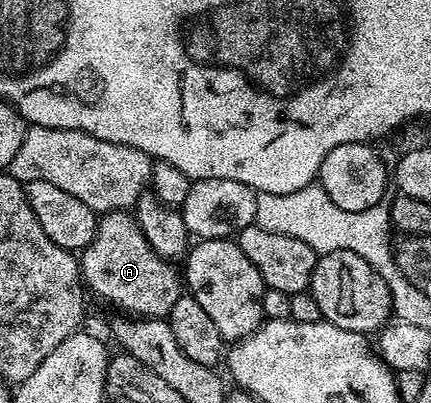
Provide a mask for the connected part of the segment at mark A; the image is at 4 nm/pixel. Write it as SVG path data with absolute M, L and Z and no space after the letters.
M131 212L103 214L96 223L95 239L78 260L83 284L125 314L164 319L182 296L182 277L177 266L153 251Z

